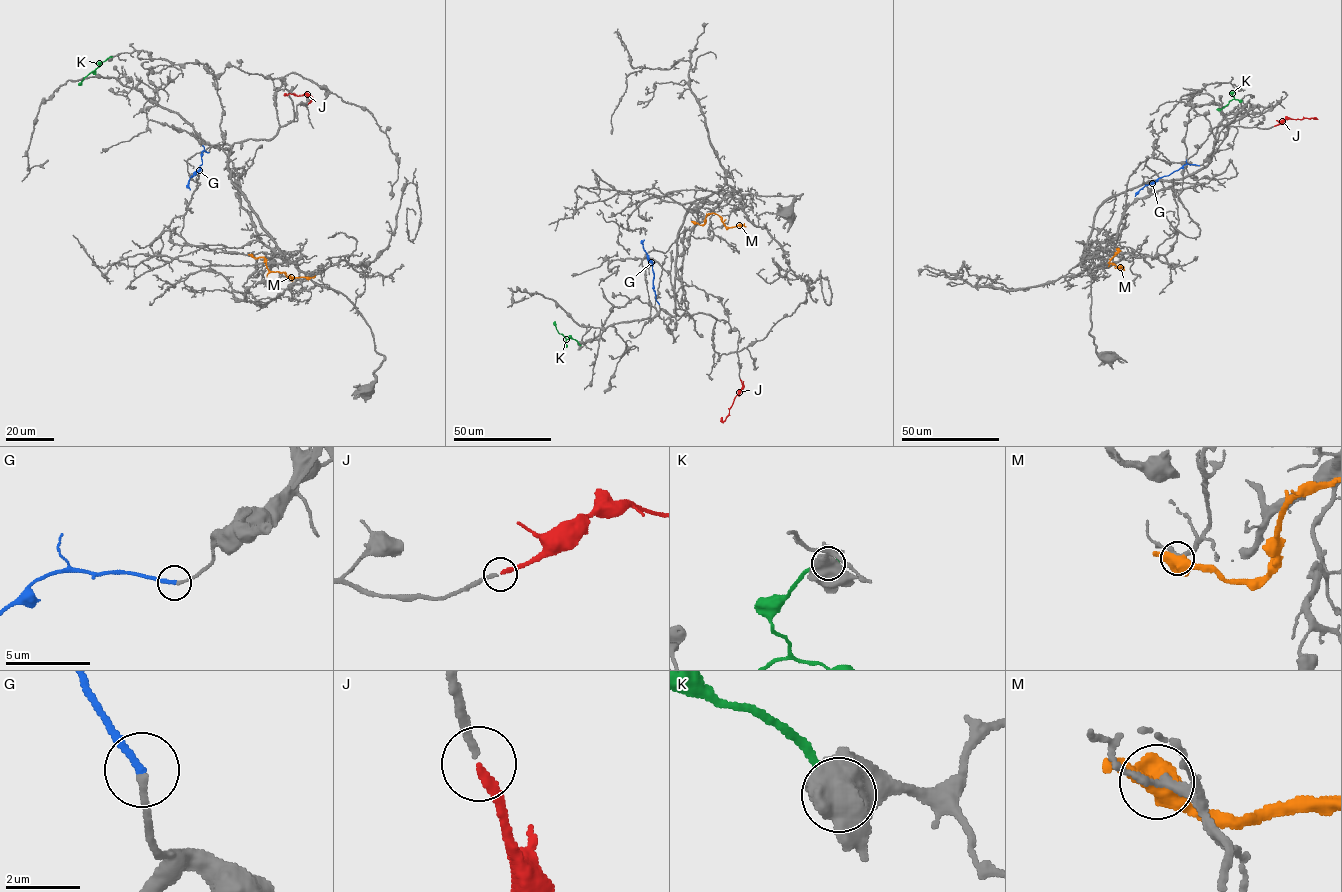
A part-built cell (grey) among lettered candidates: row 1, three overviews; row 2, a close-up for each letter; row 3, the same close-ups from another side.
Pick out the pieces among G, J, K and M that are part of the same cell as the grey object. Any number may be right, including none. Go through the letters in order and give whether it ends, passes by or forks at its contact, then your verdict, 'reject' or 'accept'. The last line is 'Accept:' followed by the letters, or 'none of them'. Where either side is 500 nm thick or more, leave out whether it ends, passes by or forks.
G: it ends there; accept
J: it ends there; accept
K: reject
M: reject
Accept: G, J

